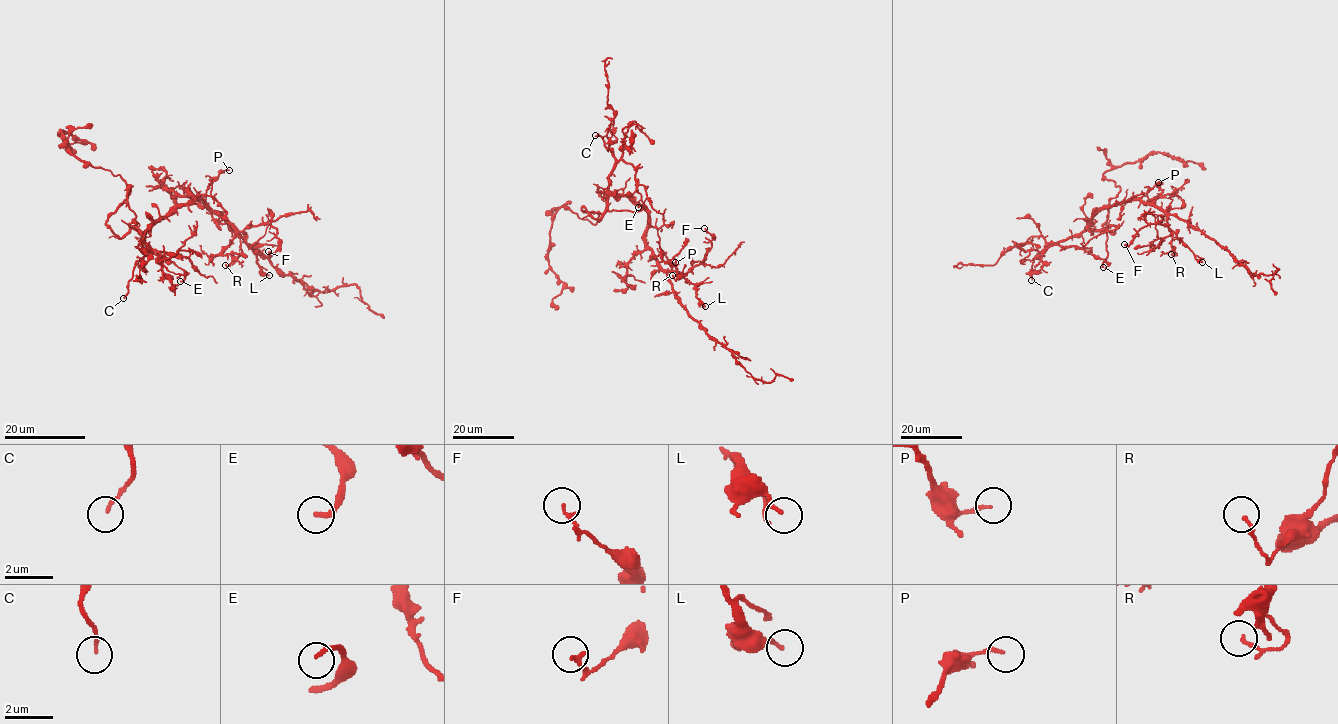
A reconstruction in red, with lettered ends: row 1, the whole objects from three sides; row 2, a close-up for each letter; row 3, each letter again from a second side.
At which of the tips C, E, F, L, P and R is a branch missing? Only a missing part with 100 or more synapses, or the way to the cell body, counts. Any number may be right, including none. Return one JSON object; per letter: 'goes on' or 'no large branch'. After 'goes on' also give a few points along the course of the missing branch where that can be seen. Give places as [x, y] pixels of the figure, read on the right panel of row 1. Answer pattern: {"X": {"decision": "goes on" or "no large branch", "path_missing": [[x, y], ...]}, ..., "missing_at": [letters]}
{"C": {"decision": "no large branch"}, "E": {"decision": "goes on"}, "F": {"decision": "no large branch"}, "L": {"decision": "no large branch"}, "P": {"decision": "no large branch"}, "R": {"decision": "no large branch"}, "missing_at": ["E"]}

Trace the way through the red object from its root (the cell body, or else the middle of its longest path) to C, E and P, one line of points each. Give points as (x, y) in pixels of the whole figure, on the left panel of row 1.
C: (172, 210), (142, 232), (142, 240), (150, 249), (136, 262), (123, 298)
E: (172, 210), (140, 234), (149, 251), (165, 257), (183, 271), (184, 278), (180, 281)
P: (172, 210), (205, 195), (209, 184), (220, 173), (229, 170)

